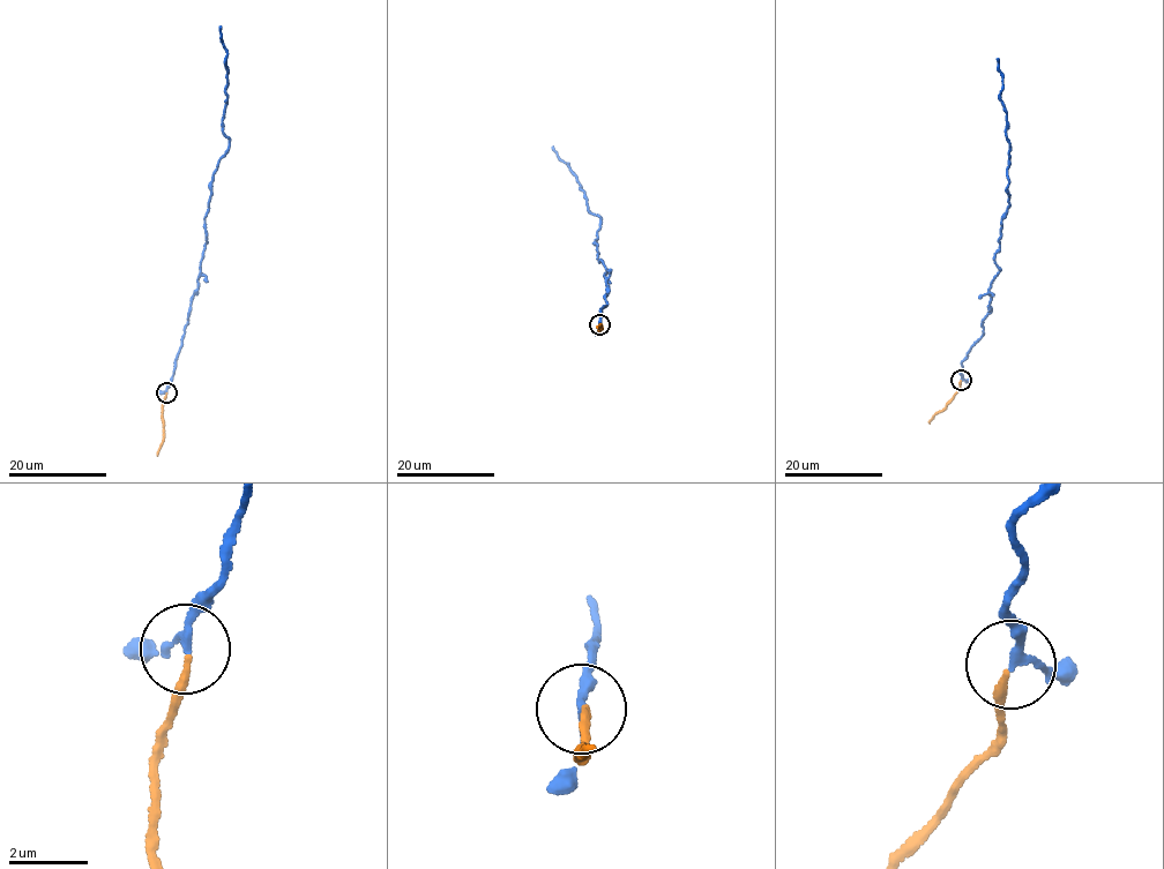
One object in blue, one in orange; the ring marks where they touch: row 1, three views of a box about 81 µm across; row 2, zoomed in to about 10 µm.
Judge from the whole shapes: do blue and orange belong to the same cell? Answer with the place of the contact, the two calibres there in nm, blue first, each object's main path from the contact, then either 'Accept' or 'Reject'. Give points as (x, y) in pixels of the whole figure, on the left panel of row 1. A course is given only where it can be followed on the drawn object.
Place: (166, 392). Thickness 170 nm (blue) against 190 nm. Course of blue: (166, 391), (198, 287), (214, 173), (229, 144), (222, 127), (226, 72), (222, 27). Course of orange: (166, 394), (162, 416), (164, 436), (157, 456). Accept

